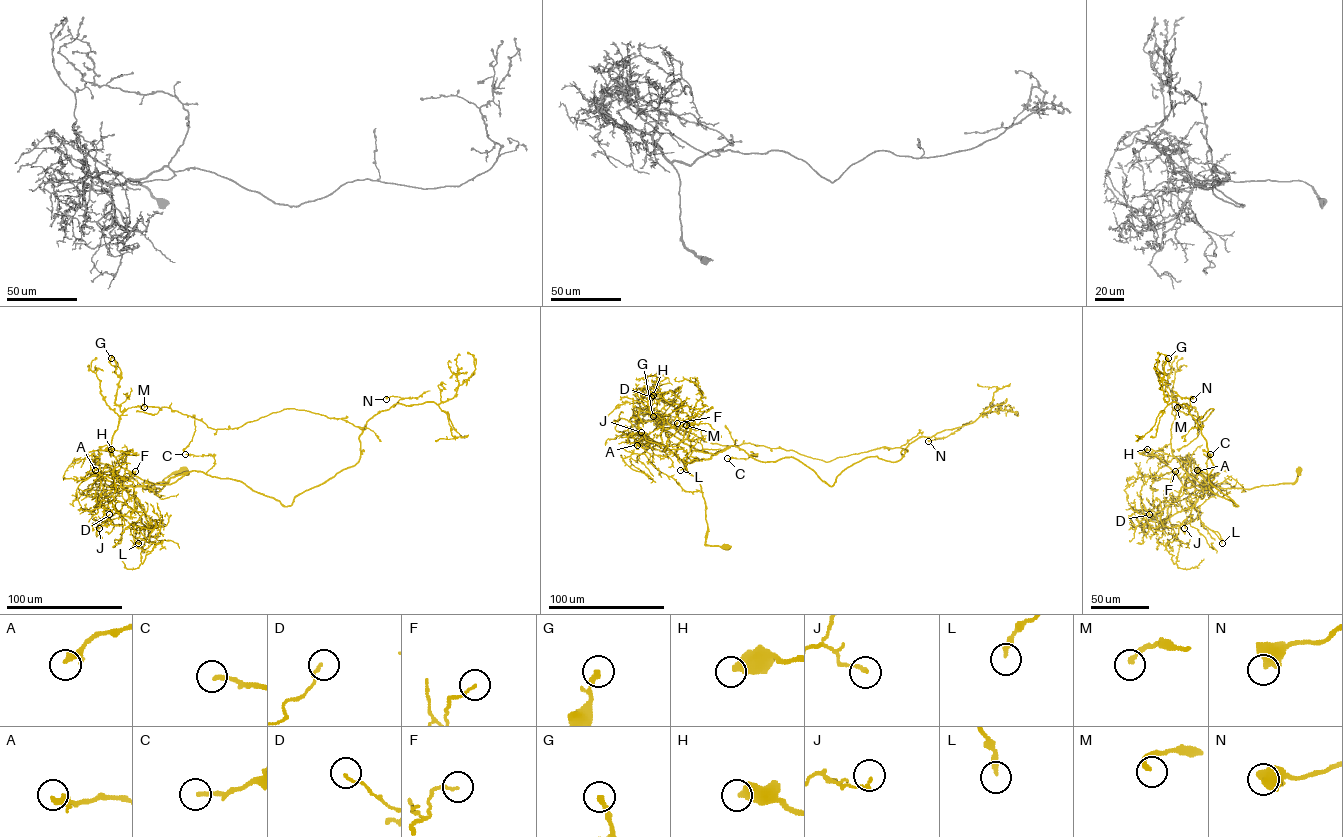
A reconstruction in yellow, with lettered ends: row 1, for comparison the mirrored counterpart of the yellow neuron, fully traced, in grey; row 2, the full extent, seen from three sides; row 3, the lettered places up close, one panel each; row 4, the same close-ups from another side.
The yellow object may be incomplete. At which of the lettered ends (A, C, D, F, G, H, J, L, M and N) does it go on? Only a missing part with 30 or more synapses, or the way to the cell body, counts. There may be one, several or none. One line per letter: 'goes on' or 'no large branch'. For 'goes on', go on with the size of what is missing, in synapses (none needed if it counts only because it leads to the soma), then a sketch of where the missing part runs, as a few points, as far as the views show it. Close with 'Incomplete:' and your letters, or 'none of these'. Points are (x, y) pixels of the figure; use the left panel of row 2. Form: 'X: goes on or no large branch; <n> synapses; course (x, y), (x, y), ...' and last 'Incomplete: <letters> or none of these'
A: no large branch
C: no large branch
D: no large branch
F: no large branch
G: no large branch
H: no large branch
J: no large branch
L: no large branch
M: no large branch
N: no large branch
Incomplete: none of these

